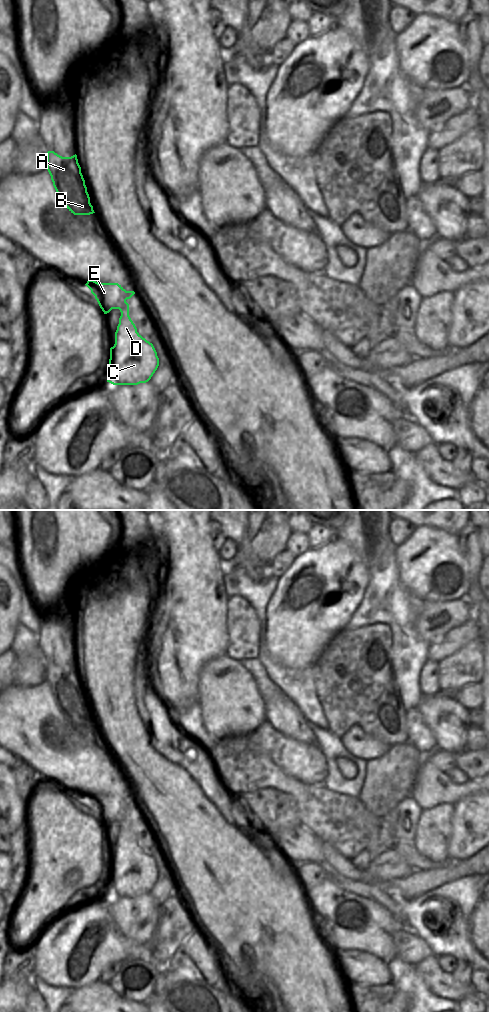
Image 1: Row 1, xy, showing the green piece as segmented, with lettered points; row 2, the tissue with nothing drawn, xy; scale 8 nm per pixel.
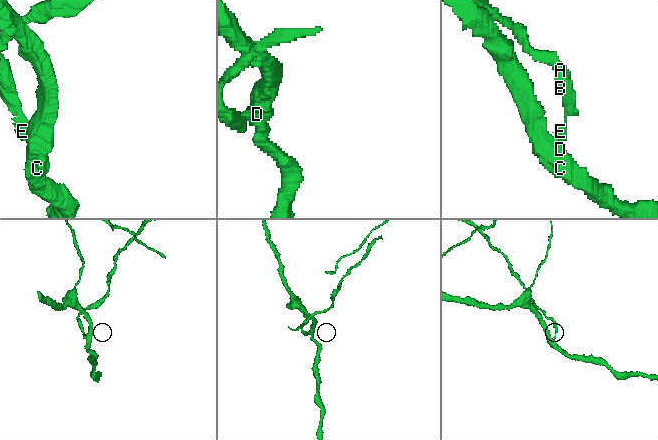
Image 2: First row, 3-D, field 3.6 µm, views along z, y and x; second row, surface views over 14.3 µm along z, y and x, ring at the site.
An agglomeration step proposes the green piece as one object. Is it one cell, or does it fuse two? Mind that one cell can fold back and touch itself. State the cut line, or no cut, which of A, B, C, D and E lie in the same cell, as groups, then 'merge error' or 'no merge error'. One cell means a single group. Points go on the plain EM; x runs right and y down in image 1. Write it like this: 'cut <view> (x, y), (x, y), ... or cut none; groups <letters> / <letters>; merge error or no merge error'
cut xy (125, 813), (119, 821); groups A B E / C D; merge error

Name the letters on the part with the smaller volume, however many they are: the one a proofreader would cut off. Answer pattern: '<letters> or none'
A, B, E

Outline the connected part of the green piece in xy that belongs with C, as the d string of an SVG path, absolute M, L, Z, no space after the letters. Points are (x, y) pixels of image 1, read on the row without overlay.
M129 816L119 821L121 828L115 844L115 856L110 860L107 894L113 897L138 897L148 894L159 878L159 870L152 855L143 850L129 828Z

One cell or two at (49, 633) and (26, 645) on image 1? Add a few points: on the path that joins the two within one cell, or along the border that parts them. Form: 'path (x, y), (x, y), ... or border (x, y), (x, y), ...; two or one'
border (39, 633), (37, 645); two

